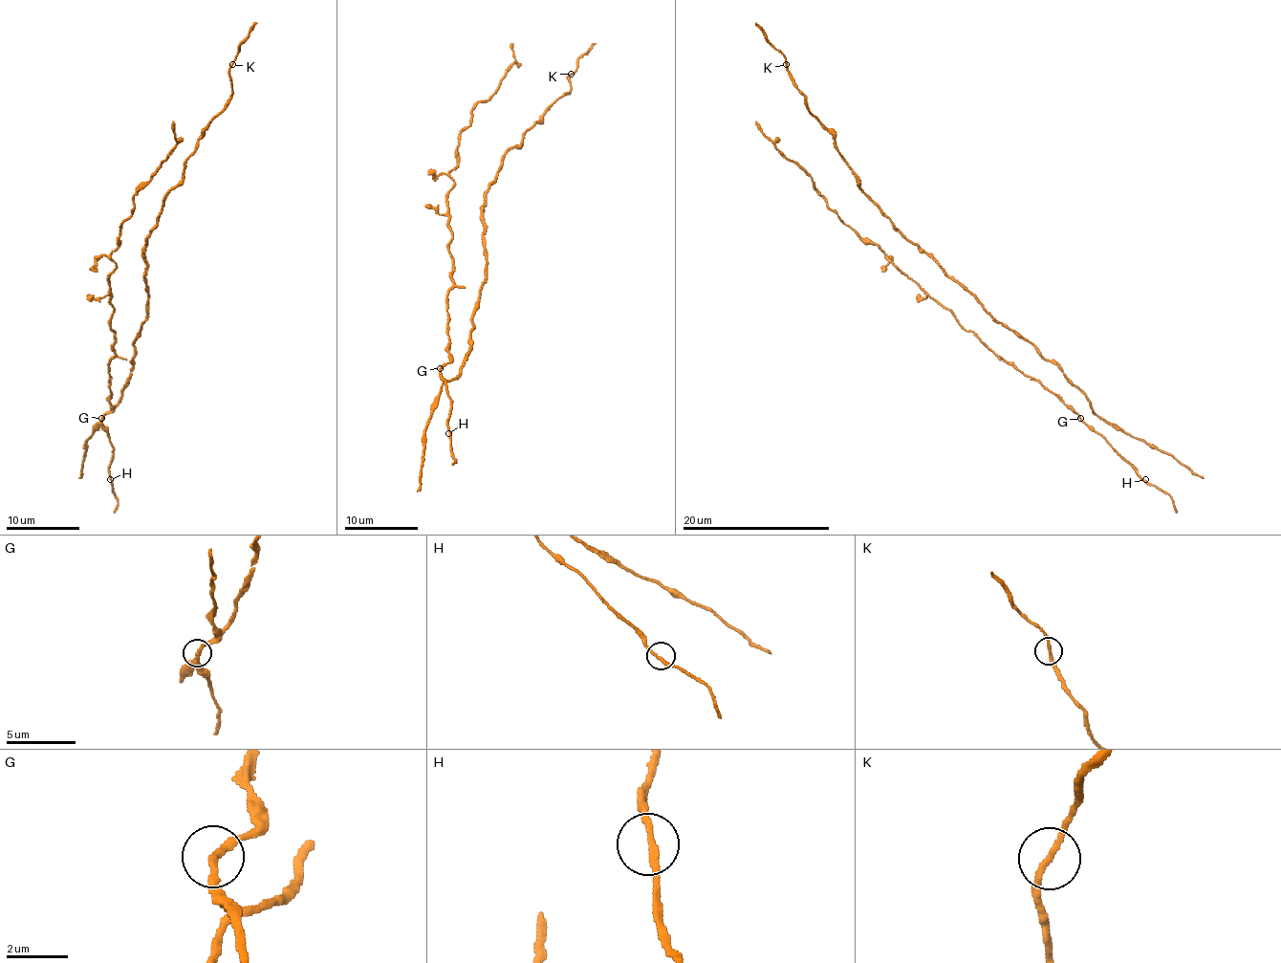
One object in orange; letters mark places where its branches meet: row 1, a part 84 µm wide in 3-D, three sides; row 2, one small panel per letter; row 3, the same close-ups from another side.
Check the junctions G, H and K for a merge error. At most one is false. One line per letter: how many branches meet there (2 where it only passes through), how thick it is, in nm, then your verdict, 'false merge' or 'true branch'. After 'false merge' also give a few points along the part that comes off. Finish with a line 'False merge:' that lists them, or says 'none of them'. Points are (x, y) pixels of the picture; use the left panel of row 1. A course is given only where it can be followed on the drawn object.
G: branches 2; calibre 200 nm; true branch
H: branches 2; calibre 200 nm; true branch
K: branches 2; calibre 200 nm; true branch
False merge: none of them

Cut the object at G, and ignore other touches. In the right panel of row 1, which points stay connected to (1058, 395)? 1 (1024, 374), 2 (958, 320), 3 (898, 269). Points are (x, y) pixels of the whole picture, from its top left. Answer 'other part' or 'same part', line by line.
1: same part
2: same part
3: same part

